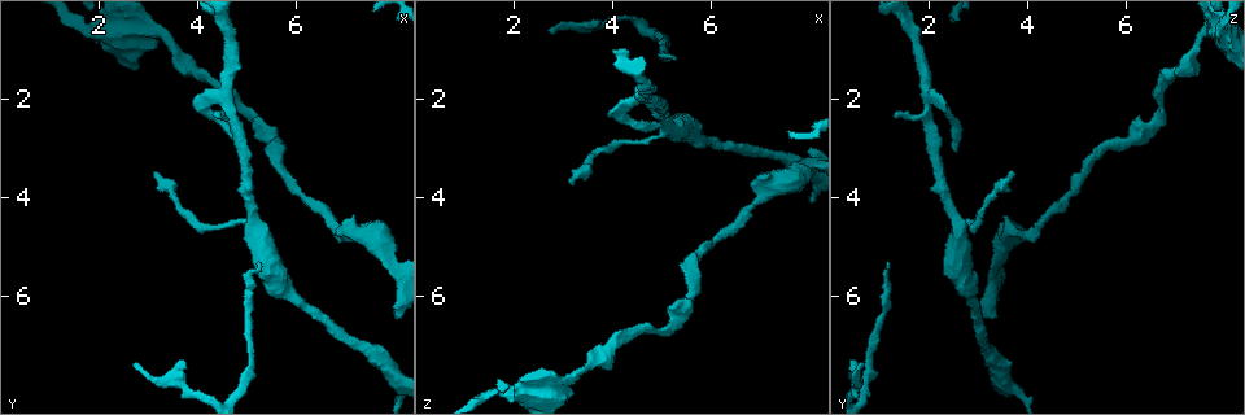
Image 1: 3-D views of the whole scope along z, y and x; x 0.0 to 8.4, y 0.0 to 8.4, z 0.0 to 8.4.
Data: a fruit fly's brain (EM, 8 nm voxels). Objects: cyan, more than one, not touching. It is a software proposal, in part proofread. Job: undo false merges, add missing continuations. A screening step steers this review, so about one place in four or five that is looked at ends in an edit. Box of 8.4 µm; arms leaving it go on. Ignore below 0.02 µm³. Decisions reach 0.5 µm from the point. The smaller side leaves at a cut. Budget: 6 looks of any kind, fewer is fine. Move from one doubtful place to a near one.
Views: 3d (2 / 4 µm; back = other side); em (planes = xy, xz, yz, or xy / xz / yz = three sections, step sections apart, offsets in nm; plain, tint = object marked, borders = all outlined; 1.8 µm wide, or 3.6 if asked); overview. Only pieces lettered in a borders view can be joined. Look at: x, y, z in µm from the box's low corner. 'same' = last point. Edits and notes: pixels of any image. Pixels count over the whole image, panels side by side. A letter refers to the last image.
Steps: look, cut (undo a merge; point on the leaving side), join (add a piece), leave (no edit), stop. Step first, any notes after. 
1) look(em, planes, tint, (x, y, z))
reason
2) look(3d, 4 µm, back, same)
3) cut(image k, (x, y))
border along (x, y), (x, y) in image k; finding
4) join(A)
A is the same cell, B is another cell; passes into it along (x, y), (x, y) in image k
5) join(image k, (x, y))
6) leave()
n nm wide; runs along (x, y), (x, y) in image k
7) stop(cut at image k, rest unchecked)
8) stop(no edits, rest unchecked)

look(em, xz, step 4, tint, (4.60, 2.05, 2.00))
sharp bend

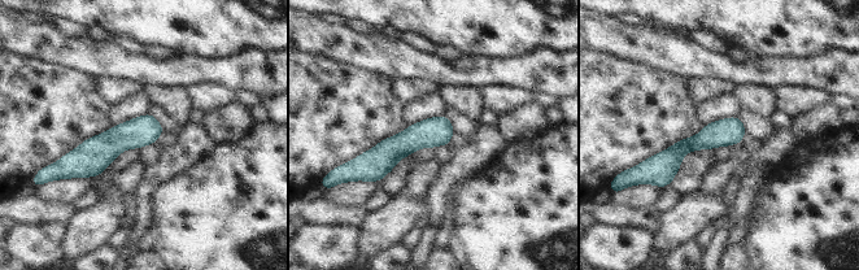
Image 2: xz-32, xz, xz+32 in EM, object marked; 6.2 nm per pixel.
look(em, planes, borders, same)

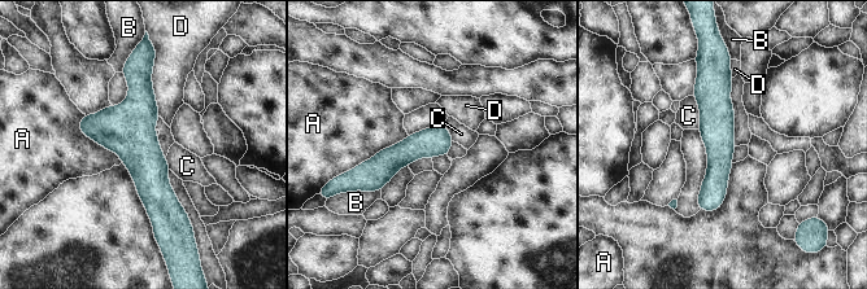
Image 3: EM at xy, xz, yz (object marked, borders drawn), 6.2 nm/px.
leave()
A, B, C and D are other cells; runs along (135, 68), (156, 222) in image 3; one neuron here

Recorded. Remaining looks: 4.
look(em, 3.6 µm, planes, plain, (2.65, 7.40, 0.70))
branch stops here

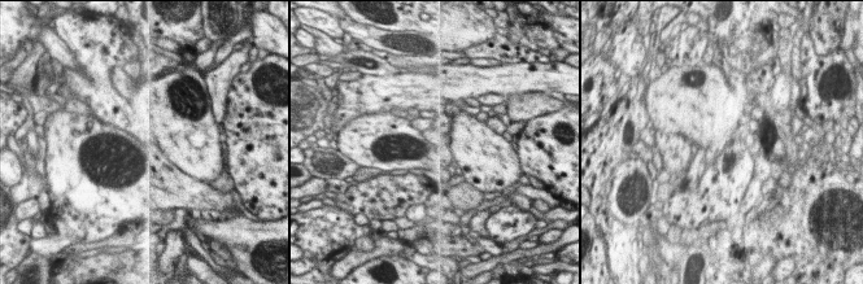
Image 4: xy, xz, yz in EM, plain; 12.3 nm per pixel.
look(em, 3.6 µm, planes, borders, same)
see the neighbours

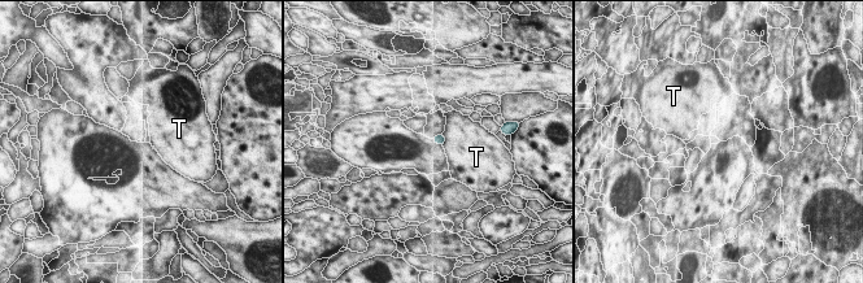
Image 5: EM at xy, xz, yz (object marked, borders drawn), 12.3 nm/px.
leave()
T touches over 160 nm; T is another cell; border along (441, 134), (444, 136), (443, 146) in image 5; none of them fits

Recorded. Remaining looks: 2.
look(3d, 4 µm, (5.25, 5.30, 1.15))
tapers out

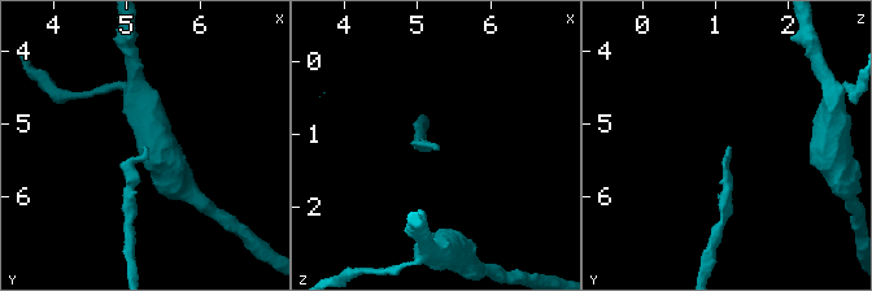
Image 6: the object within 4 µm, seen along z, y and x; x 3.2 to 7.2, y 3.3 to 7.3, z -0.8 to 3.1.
look(em, 3.6 µm, planes, borders, (5.25, 5.35, 1.15))

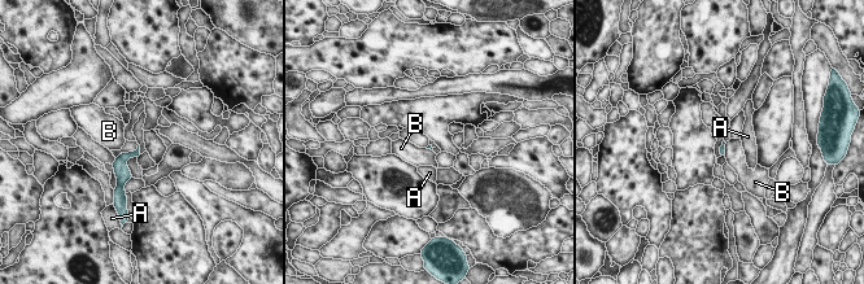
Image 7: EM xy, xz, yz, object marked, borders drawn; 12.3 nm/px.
leave()
A and B are other cells; border along (727, 143), (724, 156) in image 7; none of them fits

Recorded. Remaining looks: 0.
stop(no edits, rest unchecked)

